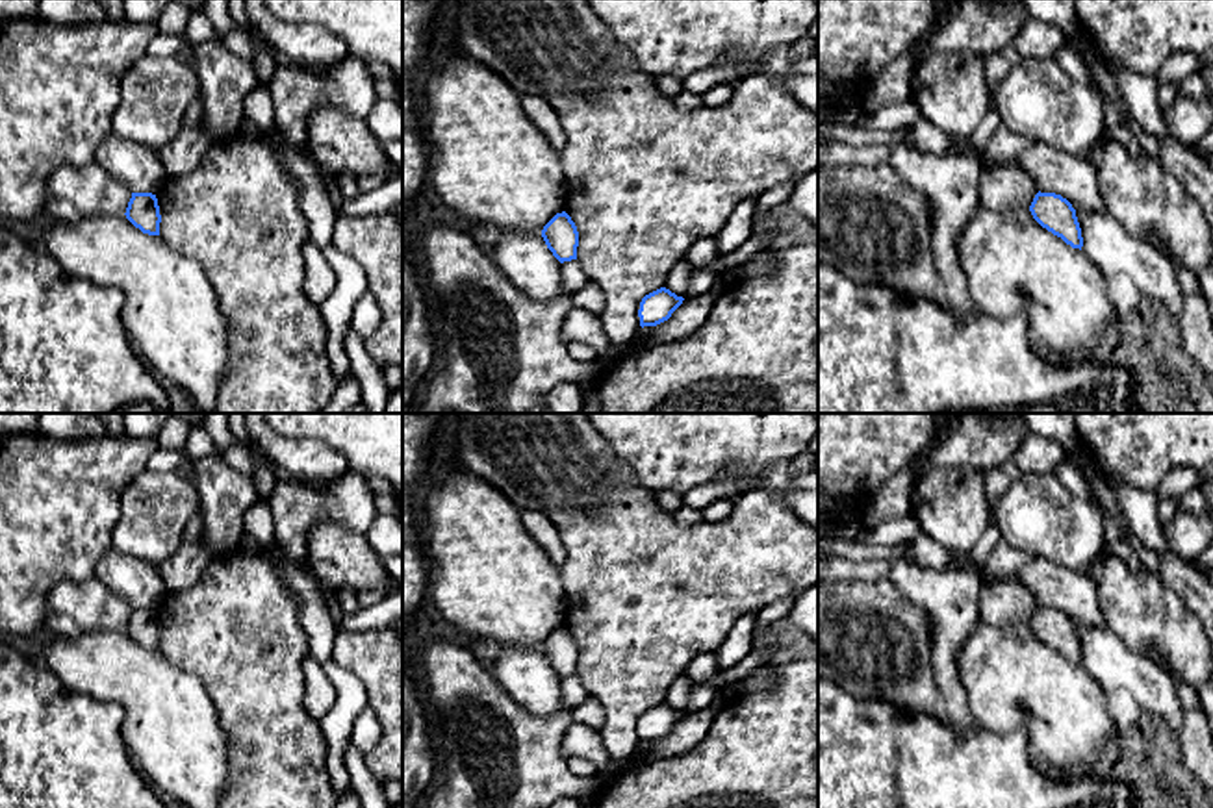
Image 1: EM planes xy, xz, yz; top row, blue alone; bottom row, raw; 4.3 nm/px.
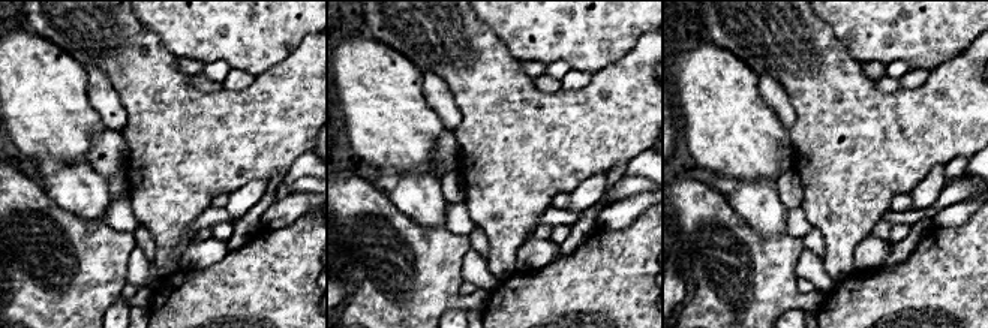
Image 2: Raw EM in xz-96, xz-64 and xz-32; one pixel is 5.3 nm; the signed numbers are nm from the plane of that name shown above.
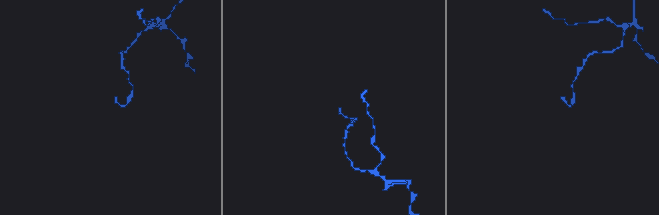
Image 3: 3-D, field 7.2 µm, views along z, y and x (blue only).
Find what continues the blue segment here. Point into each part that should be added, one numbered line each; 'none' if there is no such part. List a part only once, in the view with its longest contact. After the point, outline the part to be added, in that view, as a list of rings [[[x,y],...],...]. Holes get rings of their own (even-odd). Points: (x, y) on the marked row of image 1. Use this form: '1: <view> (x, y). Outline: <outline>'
none

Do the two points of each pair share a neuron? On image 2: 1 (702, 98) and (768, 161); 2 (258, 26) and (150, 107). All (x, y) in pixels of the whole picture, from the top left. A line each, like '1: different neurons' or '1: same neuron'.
1: same neuron
2: different neurons

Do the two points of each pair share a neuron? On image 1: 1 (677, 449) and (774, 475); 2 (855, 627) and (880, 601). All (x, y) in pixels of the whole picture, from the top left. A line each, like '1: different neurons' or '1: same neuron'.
1: different neurons
2: same neuron

